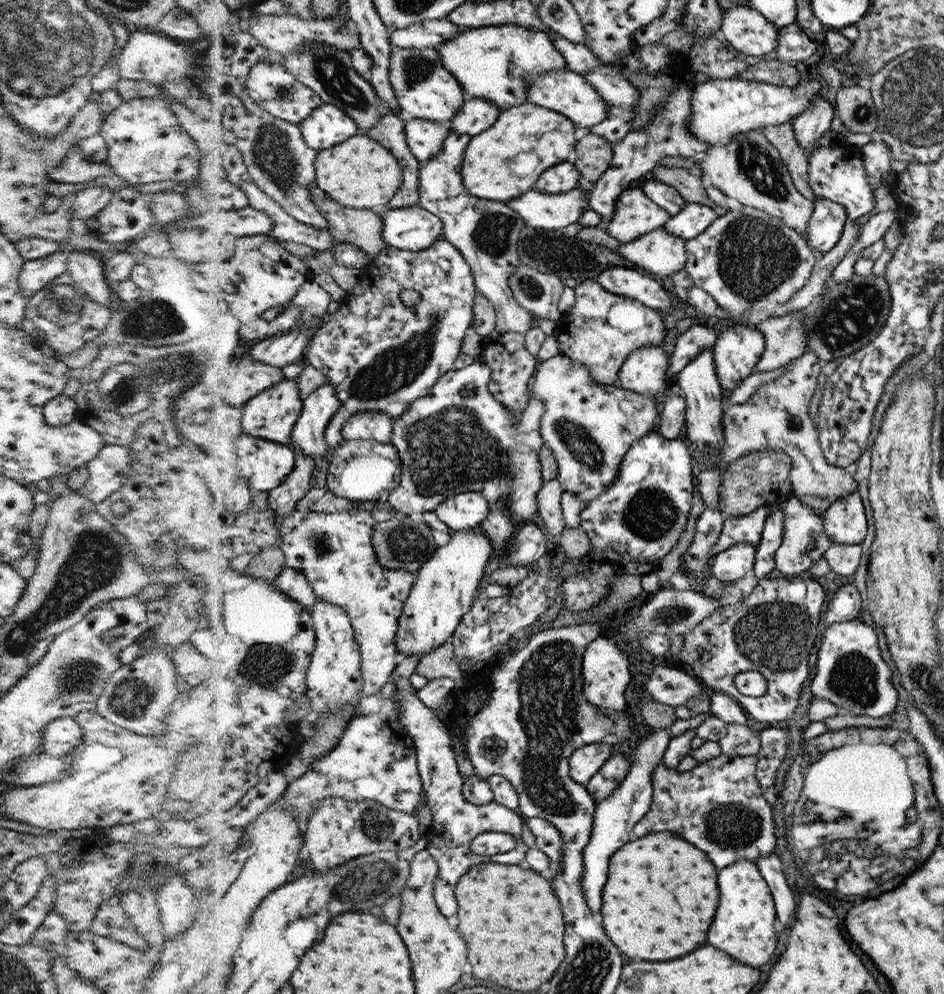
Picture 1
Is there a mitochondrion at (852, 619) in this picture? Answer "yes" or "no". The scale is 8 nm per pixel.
no

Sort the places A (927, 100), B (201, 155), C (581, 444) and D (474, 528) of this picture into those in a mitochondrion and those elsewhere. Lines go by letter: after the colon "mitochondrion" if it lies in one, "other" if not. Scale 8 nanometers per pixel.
A: mitochondrion
B: other
C: mitochondrion
D: other

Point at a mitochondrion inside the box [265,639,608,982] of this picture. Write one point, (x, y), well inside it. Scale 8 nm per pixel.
(363, 883)

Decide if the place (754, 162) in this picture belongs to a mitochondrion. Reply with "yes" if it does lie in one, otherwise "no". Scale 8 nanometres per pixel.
yes

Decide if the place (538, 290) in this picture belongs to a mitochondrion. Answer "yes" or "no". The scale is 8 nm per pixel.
yes

